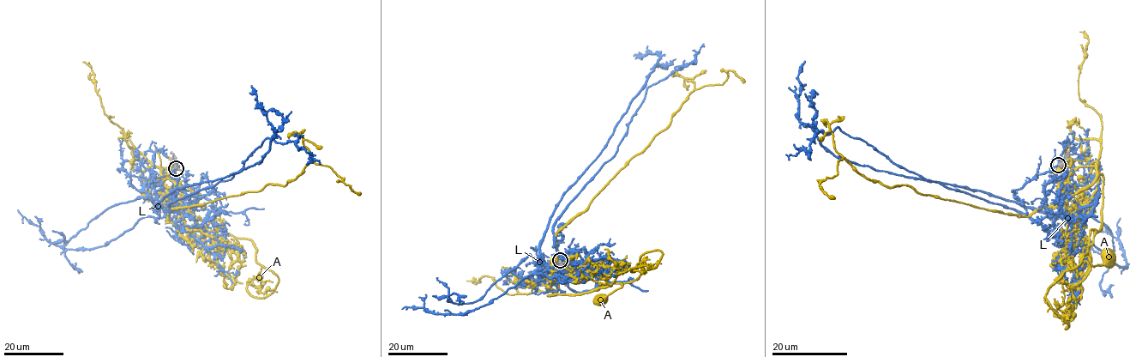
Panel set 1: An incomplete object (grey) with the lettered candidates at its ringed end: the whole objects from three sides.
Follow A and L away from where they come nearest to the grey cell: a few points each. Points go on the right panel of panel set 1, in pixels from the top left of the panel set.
A: (1065, 162), (1063, 175), (1094, 166), (1103, 176), (1100, 228), (1087, 254), (1091, 266), (1109, 257)
L: (1058, 165), (1014, 192), (1034, 220), (1071, 215), (839, 159), (800, 121), (798, 78), (804, 61)

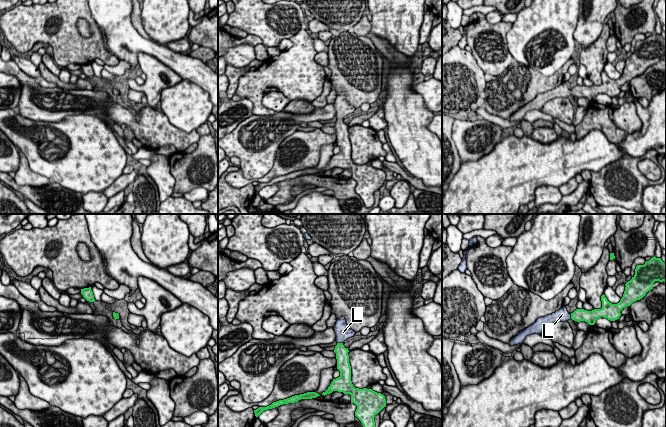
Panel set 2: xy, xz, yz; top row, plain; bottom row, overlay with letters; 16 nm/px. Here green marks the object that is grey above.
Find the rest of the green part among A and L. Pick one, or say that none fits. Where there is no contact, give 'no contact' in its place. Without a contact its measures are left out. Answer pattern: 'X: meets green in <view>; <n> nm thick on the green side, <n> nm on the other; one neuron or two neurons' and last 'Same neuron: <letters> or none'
A: no contact; two neurons
L: meets green in xz; 200 nm thick on the green side, 240 nm on the other; one neuron
Same neuron: L

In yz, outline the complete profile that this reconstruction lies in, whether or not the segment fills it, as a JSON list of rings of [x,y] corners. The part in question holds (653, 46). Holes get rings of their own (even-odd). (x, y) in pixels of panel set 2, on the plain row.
[[[654,32],[649,37],[646,37],[644,41],[636,42],[635,51],[630,57],[626,58],[625,67],[619,79],[610,79],[603,70],[601,72],[601,85],[594,85],[592,87],[576,85],[570,90],[566,82],[563,82],[555,89],[538,94],[529,103],[520,107],[510,116],[509,121],[514,122],[521,120],[527,112],[532,110],[541,111],[546,102],[557,97],[565,98],[572,95],[577,98],[585,97],[589,101],[594,101],[600,93],[615,97],[621,92],[620,87],[623,84],[642,75],[648,67],[656,64],[663,57],[666,57],[666,39],[664,39],[661,34]]]

